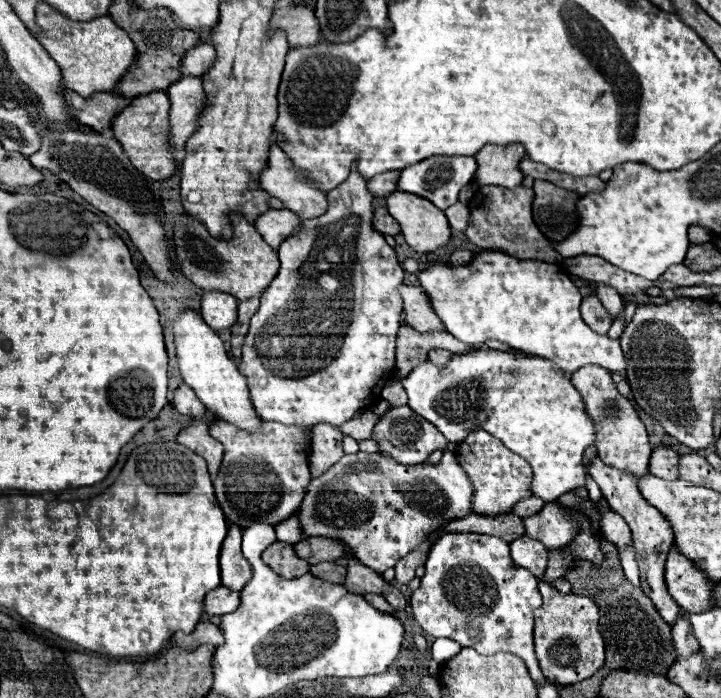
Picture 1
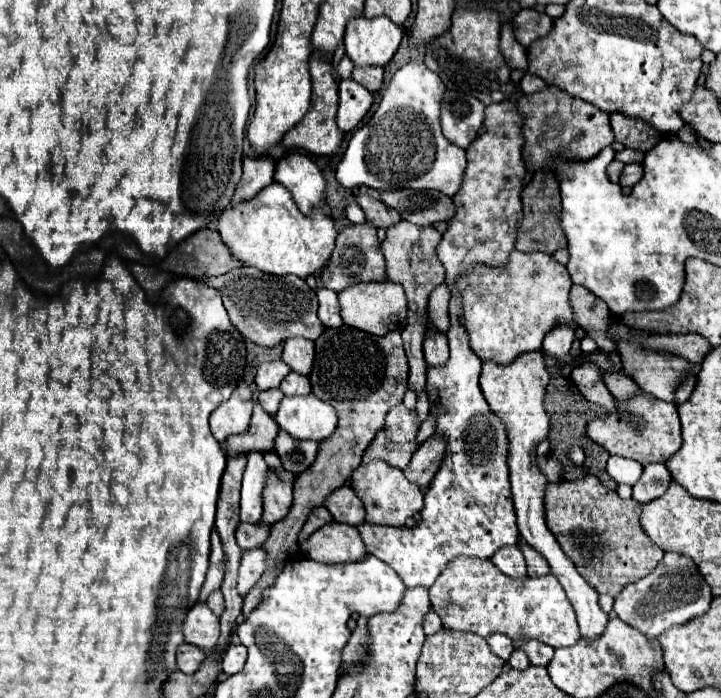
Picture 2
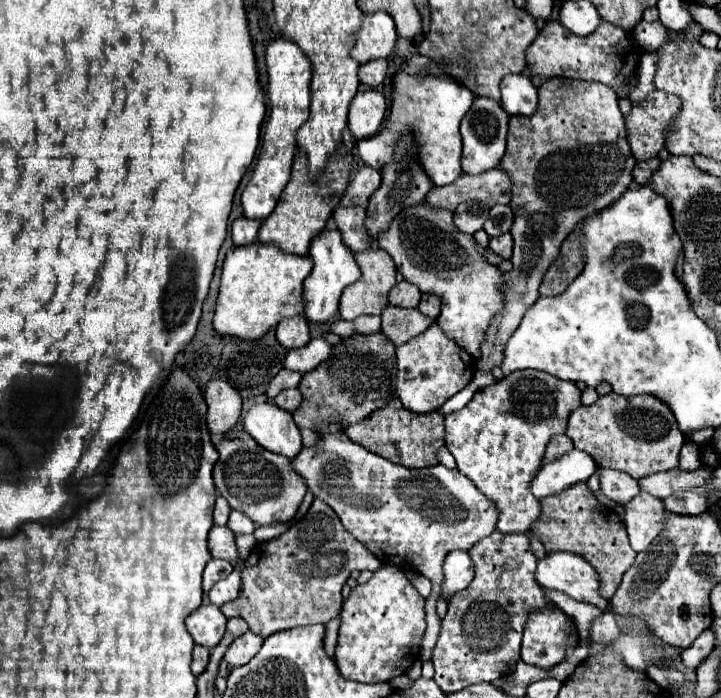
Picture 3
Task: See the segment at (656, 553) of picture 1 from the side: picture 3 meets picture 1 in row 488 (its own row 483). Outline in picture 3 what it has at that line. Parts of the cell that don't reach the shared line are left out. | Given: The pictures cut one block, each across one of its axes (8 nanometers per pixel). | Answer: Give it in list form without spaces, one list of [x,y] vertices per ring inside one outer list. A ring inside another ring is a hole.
[[[602,468],[600,470],[600,490],[610,500],[624,506],[640,492],[640,486],[638,486],[638,480],[634,480],[632,476],[624,474],[624,472]]]

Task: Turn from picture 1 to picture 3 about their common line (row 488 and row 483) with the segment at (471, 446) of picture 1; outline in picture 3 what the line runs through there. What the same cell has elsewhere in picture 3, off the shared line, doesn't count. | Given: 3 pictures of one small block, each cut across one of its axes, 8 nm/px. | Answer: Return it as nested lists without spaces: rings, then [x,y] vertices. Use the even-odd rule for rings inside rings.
[[[522,370],[478,390],[464,410],[448,414],[446,448],[456,458],[458,470],[468,476],[486,498],[496,502],[500,510],[496,528],[500,532],[524,534],[540,516],[540,502],[530,492],[530,482],[540,470],[550,438],[566,432],[570,412],[582,404],[580,394],[574,382],[536,370]]]

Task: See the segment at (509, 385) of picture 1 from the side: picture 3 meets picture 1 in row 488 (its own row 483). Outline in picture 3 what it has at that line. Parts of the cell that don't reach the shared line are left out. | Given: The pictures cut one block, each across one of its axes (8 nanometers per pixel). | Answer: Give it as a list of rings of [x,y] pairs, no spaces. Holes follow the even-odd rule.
[[[572,450],[562,458],[542,466],[542,470],[532,480],[532,494],[536,498],[558,494],[576,482],[586,482],[596,468],[598,466],[592,456]]]

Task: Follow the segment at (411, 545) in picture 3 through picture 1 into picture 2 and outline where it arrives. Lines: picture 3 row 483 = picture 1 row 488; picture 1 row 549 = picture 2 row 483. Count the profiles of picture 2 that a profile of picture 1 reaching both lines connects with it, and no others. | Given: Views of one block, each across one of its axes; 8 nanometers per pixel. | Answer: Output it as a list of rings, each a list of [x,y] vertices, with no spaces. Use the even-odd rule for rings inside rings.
[[[380,460],[360,464],[350,476],[350,486],[366,508],[366,520],[364,522],[368,522],[368,524],[404,528],[406,522],[410,518],[414,518],[416,514],[420,514],[424,508],[422,488],[418,484],[410,482],[402,470],[396,470],[394,466],[388,466],[386,462],[380,462]]]

